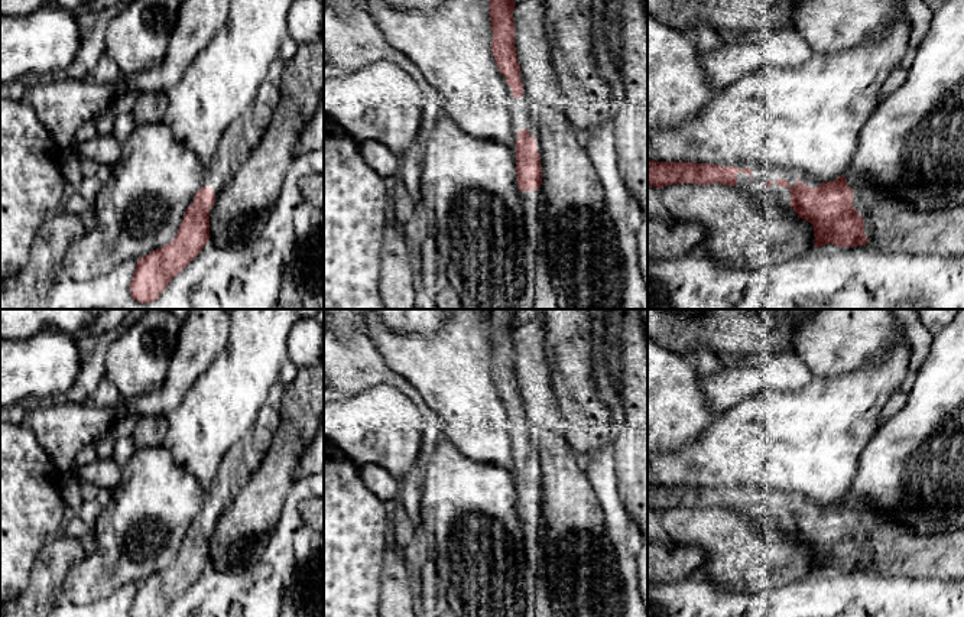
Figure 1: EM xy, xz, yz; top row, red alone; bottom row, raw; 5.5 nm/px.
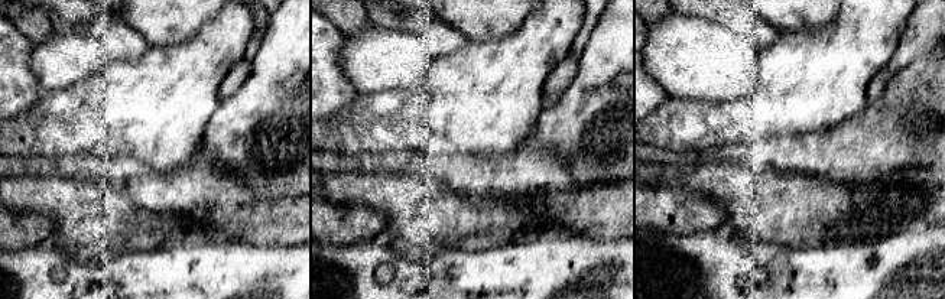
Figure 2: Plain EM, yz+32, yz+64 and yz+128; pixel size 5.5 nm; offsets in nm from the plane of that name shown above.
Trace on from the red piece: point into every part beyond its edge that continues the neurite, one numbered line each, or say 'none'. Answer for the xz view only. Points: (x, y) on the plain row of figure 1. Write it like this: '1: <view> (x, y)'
1: xz (531, 522)

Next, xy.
1: xy (242, 460)

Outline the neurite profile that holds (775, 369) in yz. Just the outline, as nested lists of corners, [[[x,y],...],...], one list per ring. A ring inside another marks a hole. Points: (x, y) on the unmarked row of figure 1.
[[[759,353],[753,357],[752,366],[756,368],[765,389],[775,386],[801,389],[814,376],[796,354]]]

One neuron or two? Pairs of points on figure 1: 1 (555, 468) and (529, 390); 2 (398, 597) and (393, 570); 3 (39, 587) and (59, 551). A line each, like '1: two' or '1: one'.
1: one
2: one
3: one

